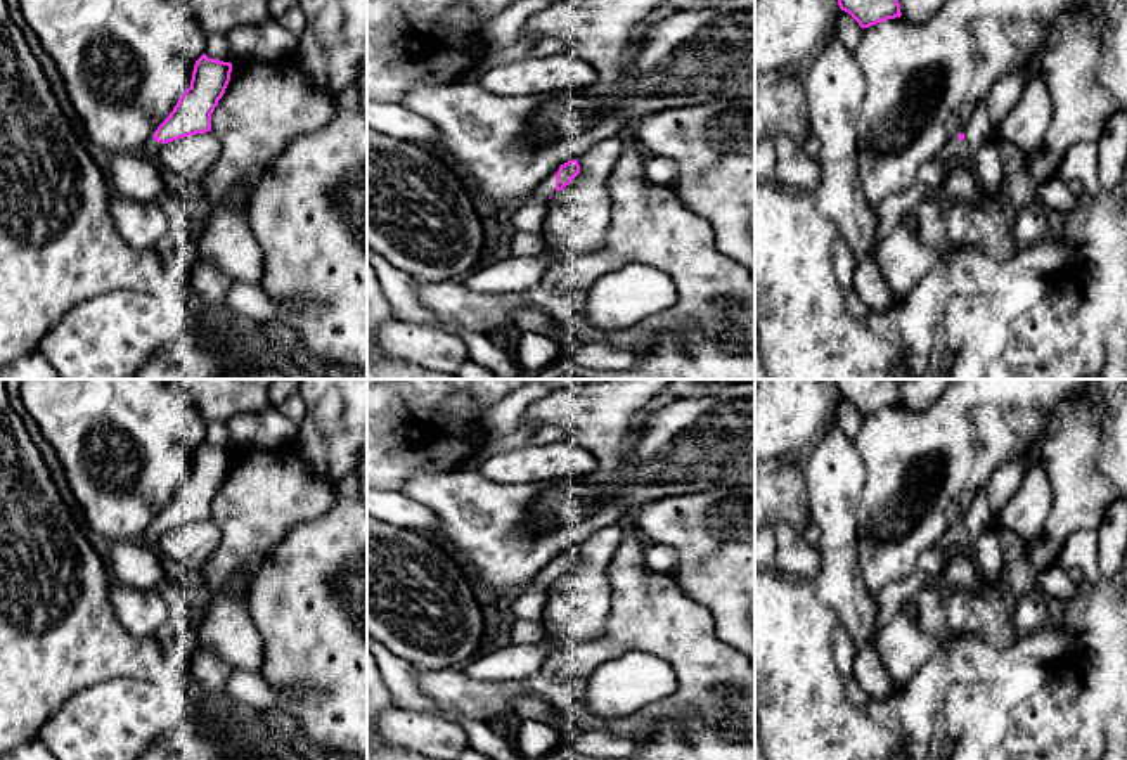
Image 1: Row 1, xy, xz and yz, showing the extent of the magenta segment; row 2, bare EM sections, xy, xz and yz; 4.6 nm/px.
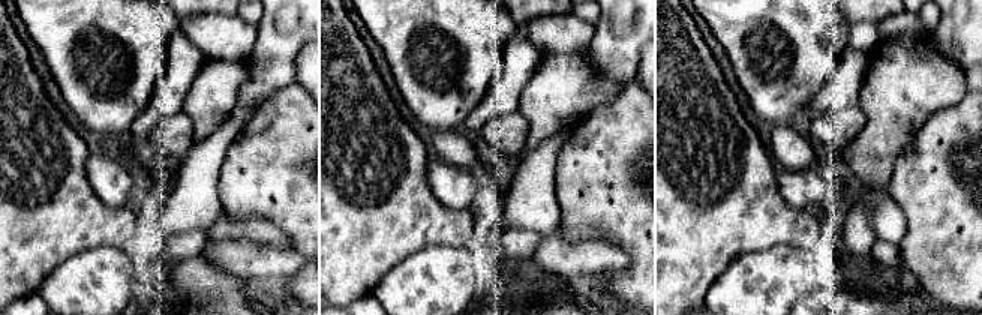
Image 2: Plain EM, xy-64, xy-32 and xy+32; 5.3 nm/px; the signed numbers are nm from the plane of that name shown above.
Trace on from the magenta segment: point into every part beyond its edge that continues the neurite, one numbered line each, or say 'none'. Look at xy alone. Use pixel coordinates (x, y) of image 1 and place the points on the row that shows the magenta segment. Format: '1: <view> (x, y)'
1: xy (151, 148)

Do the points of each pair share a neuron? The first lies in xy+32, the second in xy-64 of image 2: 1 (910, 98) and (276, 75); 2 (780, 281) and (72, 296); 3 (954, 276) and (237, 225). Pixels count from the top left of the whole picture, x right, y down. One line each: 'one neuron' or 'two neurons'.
1: two neurons
2: one neuron
3: two neurons

